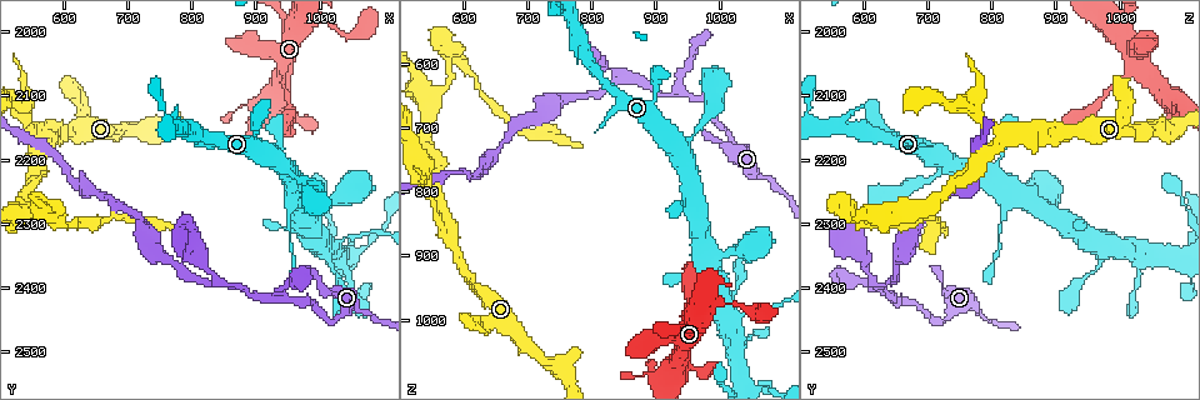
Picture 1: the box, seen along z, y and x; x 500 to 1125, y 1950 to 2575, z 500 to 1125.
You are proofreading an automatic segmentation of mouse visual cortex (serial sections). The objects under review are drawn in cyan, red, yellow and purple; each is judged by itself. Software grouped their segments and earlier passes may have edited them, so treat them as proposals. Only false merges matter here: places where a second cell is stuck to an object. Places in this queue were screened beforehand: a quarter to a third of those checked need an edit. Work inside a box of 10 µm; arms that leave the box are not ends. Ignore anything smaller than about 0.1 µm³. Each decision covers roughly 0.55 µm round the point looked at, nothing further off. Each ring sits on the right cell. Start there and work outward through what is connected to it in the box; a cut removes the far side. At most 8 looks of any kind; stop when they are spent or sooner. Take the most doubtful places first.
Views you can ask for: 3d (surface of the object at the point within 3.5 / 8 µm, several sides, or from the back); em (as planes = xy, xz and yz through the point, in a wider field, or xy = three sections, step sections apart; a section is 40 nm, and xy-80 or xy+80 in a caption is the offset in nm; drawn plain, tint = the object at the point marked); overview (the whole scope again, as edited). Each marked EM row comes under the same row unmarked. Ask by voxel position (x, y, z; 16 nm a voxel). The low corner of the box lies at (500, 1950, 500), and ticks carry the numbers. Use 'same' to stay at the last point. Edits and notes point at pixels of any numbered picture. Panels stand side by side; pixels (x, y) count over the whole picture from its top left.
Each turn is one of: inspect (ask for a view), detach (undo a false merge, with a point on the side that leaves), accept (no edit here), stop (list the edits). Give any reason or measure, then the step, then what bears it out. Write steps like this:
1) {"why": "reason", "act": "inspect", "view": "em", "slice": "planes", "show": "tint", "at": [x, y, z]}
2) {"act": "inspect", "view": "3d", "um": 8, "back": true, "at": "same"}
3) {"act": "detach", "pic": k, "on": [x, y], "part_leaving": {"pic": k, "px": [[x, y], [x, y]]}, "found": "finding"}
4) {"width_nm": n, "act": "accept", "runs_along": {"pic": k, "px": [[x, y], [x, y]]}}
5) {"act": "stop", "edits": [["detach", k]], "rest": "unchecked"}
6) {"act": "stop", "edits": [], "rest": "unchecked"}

{"why": "two arms in line, one across", "act": "inspect", "view": "3d", "um": 3.5, "at": [940, 2415, 645]}

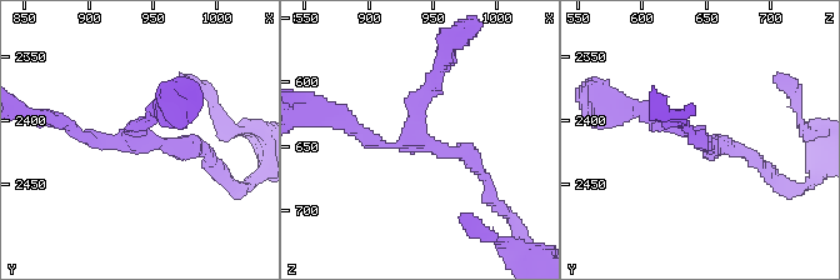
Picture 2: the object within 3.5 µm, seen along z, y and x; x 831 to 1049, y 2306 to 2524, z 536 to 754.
{"arms": 3, "arm_widths_nm": [150, 200, 200], "act": "inspect", "view": "em", "slice": "xy", "step": 3, "show": "tint", "at": [940, 2412, 644]}

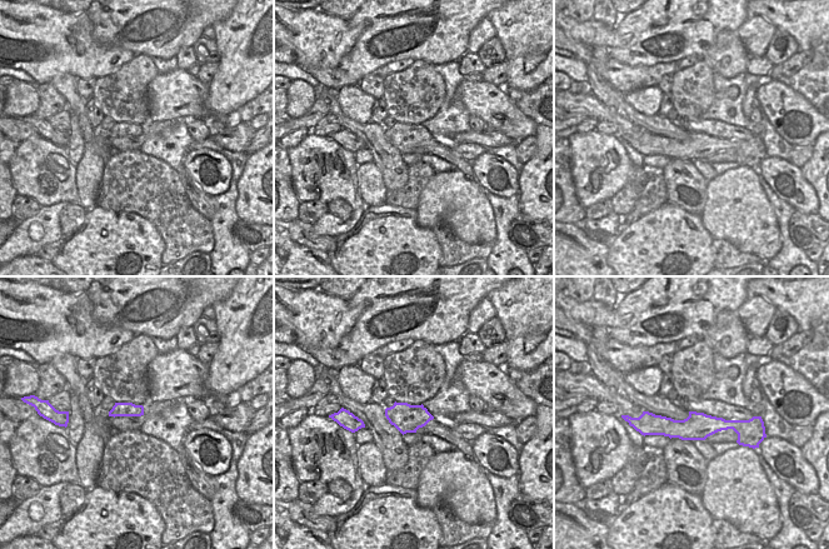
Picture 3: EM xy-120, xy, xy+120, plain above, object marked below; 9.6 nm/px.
{"act": "accept", "found": "one cell here"}

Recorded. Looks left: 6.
{"why": "thick turns thin", "act": "inspect", "view": "3d", "um": 3.5, "back": true, "at": [575, 2170, 845]}

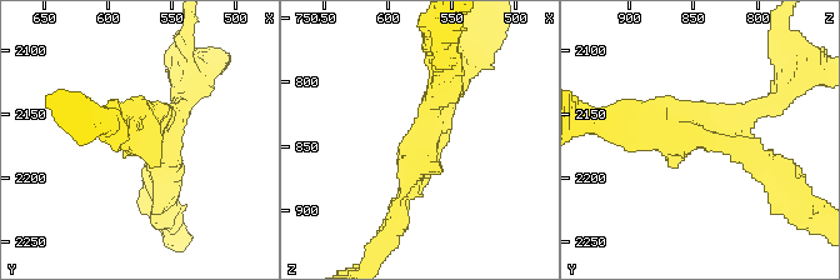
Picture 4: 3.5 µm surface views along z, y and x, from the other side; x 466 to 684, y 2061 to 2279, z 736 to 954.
{"arms": 3, "arm_widths_nm": [200, 250, 350], "act": "inspect", "view": "em", "slice": "xy", "step": 1, "show": "tint", "at": [570, 2166, 846]}

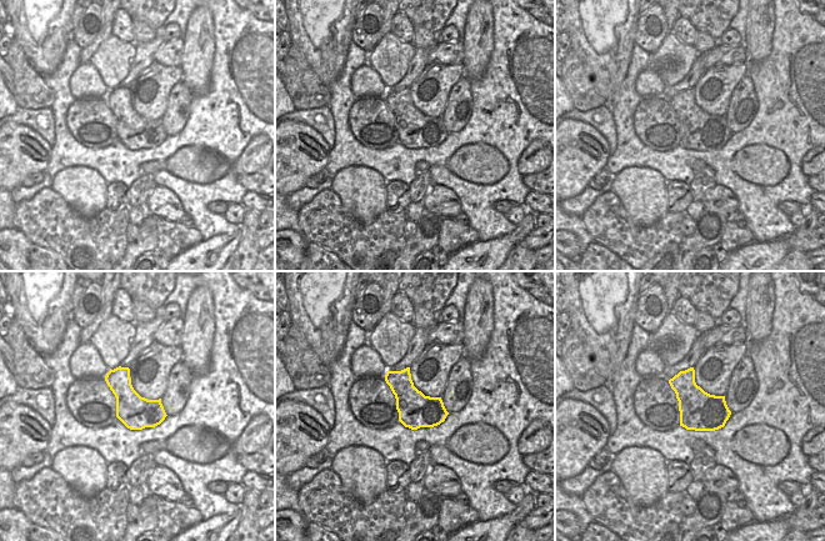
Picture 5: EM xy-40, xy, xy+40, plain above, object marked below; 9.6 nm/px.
{"act": "accept", "runs_along": {"pic": 4, "px": [[628, 125], [730, 144], [769, 171]]}, "found": "one cell here"}

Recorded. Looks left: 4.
{"why": "a fork", "act": "inspect", "view": "3d", "um": 3.5, "at": [575, 2295, 585]}

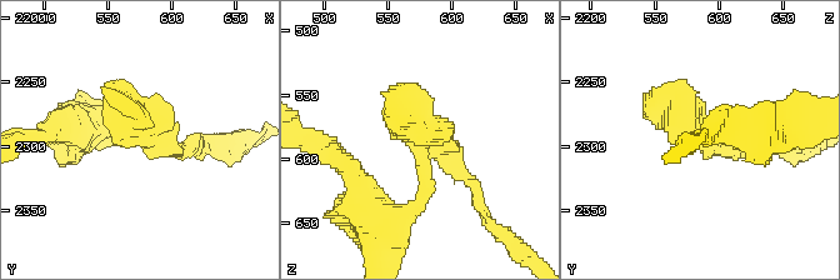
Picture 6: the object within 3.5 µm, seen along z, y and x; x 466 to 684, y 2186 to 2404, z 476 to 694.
{"act": "inspect", "view": "em", "slice": "xy", "step": 1, "show": "tint", "at": [578, 2292, 580]}

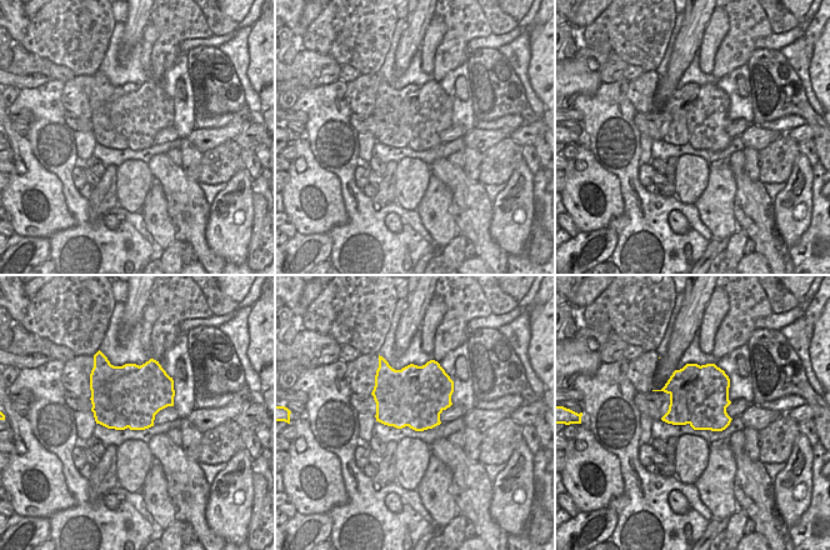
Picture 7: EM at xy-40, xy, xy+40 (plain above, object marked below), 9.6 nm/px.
{"act": "inspect", "view": "em", "slice": "xy", "step": 3, "show": "tint", "at": "same"}

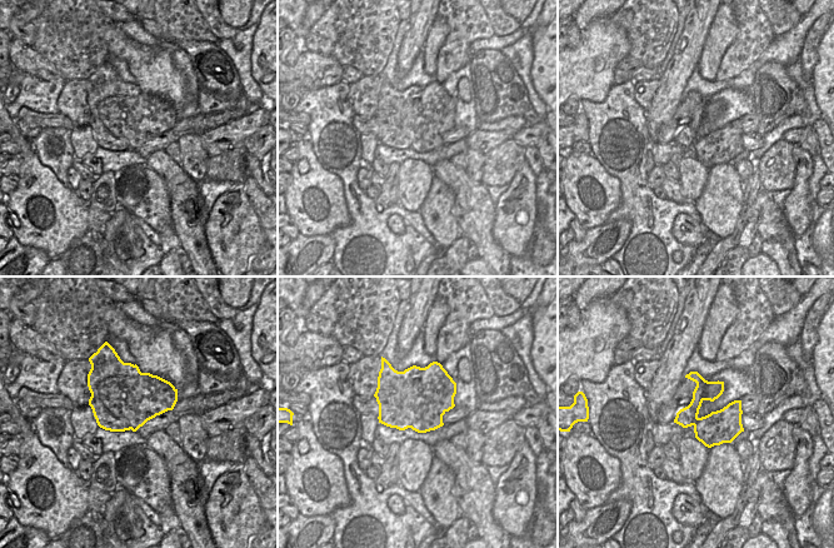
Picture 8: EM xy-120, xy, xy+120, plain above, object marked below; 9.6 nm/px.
{"act": "detach", "pic": 6, "on": [465, 176], "part_leaving": {"pic": 6, "px": [[145, 138], [214, 149]]}, "found": "two cells meet here"}

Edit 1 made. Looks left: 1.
{"act": "stop", "edits": [["detach", 6]], "rest": "unchecked"}

